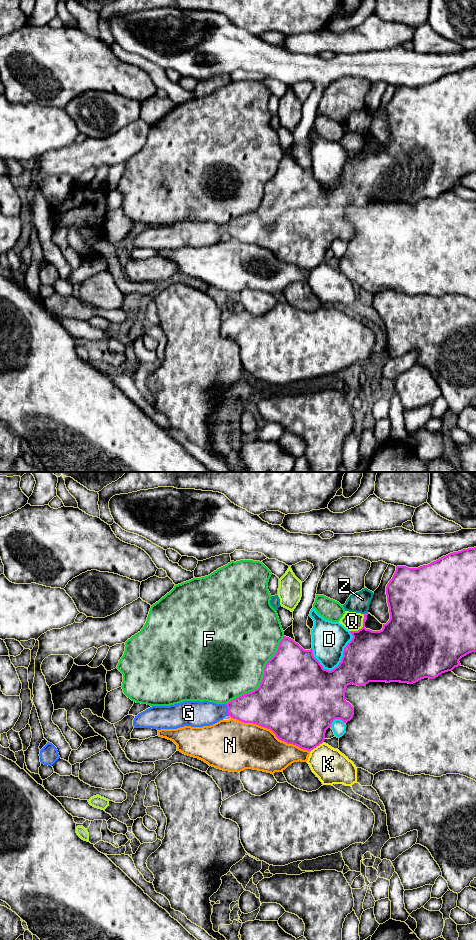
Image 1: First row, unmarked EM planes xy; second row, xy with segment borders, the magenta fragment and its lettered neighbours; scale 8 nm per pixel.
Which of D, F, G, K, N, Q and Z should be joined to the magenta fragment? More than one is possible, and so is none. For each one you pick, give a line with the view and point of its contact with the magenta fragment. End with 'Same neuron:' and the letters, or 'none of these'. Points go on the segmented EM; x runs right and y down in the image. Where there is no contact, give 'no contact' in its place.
G: meets magenta in xy at (228, 710)
Same neuron: G

